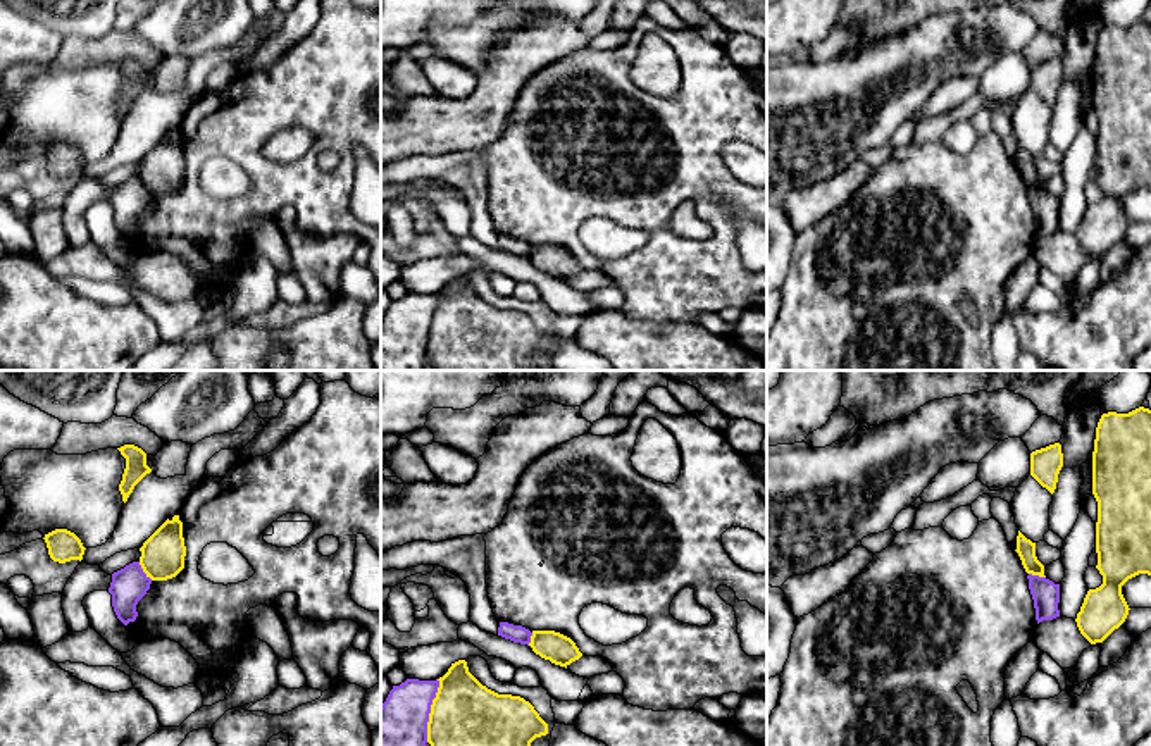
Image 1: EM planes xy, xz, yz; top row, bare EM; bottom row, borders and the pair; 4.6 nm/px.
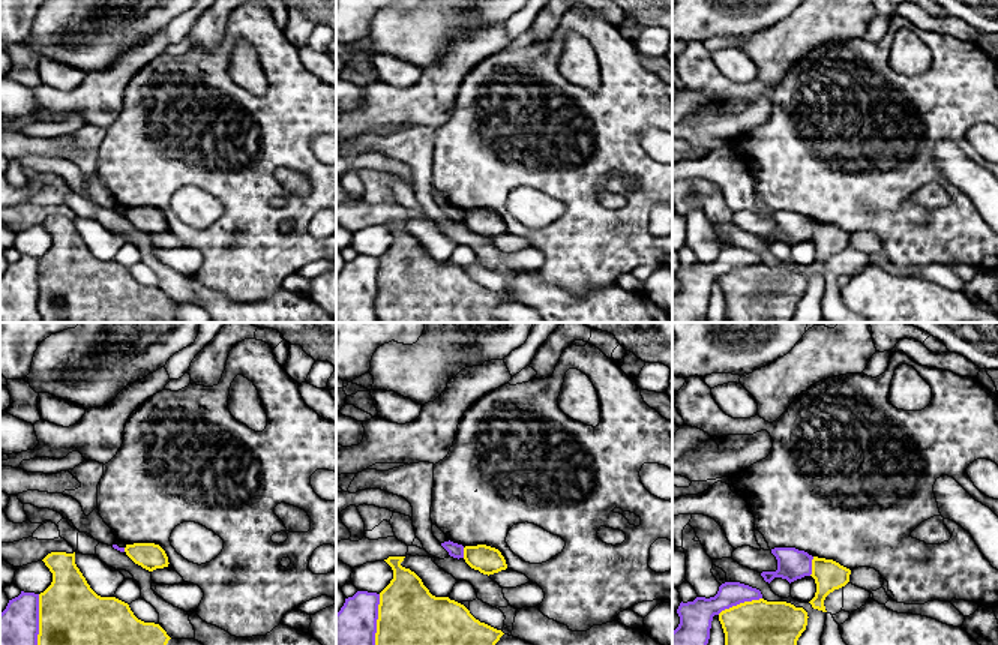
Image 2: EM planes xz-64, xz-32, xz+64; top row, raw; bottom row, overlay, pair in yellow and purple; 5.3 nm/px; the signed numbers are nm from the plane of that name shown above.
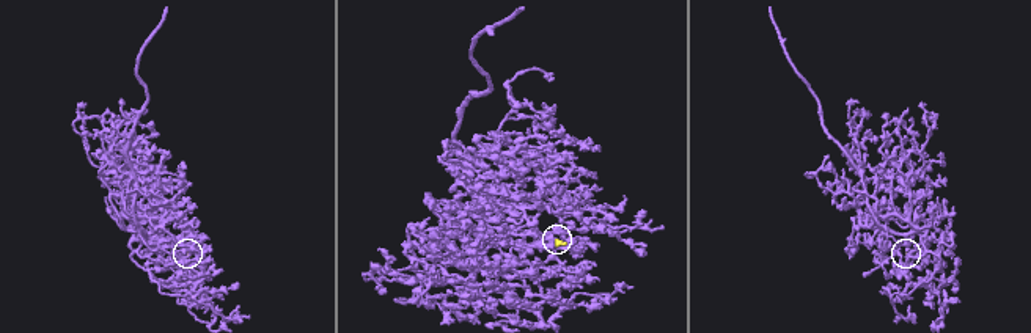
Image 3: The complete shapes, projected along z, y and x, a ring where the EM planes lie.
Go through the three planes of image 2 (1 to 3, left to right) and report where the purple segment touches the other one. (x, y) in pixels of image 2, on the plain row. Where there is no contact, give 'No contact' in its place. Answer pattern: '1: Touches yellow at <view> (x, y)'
1: Touches yellow at xz-64 (39, 290)
2: Touches yellow at xz-32 (377, 290)
3: Touches yellow at xz+64 (740, 267)

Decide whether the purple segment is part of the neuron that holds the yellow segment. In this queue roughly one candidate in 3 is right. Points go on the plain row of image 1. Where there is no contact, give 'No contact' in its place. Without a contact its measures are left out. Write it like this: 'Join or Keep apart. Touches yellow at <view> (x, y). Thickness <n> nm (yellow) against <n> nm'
Keep apart. Touches yellow at xz (431, 324). Thickness 440 nm (yellow) against 340 nm

